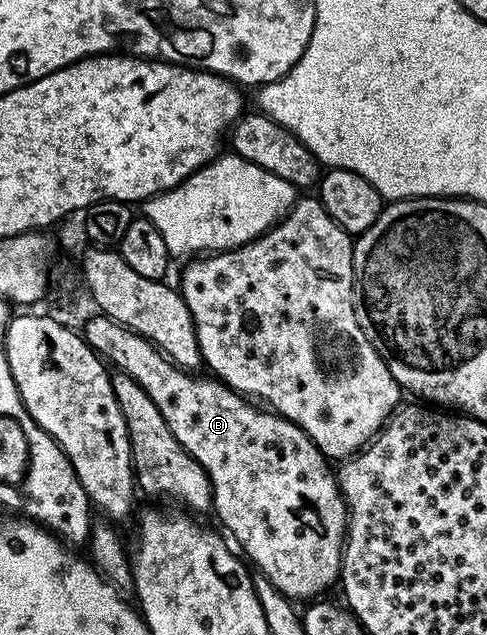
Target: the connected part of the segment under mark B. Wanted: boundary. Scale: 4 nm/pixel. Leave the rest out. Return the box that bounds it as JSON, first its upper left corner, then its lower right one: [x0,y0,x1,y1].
[82,314,348,602]

